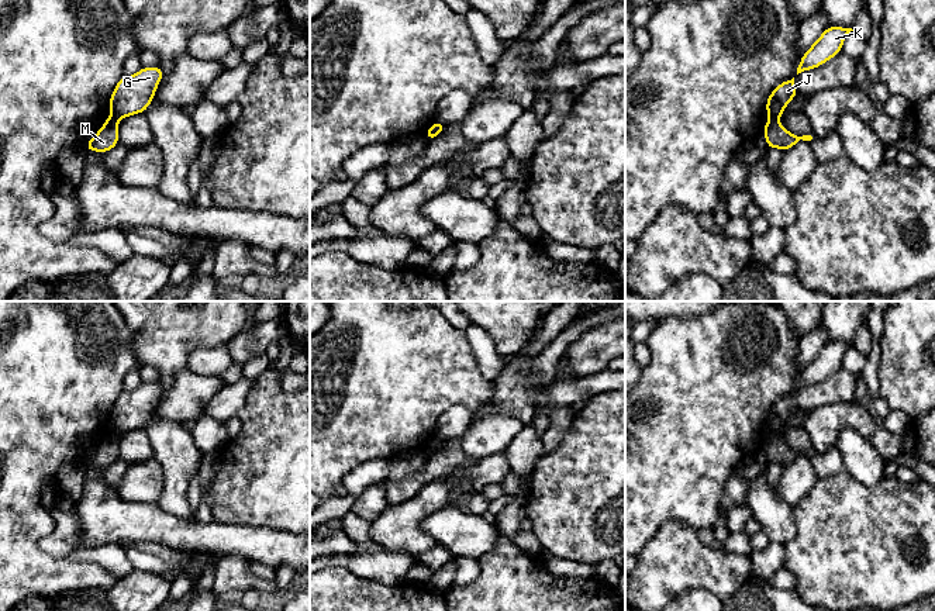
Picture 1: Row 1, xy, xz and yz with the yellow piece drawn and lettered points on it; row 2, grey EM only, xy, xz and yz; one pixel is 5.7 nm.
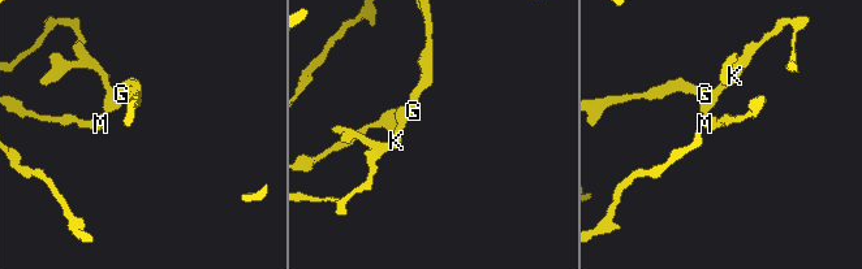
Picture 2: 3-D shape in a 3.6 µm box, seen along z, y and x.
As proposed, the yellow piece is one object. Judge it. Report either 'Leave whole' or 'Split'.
Split

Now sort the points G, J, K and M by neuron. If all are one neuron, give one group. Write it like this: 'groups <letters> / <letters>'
groups G J K / M

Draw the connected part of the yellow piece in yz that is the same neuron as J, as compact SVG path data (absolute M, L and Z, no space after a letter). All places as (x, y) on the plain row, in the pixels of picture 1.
M794 393L791 396L782 397L767 412L766 427L769 434L779 434L783 429L786 421L797 410Z

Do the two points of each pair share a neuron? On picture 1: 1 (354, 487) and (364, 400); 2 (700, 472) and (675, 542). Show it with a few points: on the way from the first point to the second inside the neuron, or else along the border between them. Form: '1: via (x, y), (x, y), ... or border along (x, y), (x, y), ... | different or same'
1: border along (389, 458), (368, 459), (356, 465), (341, 482) | different
2: border along (696, 528), (678, 520), (668, 520), (654, 537) | different

